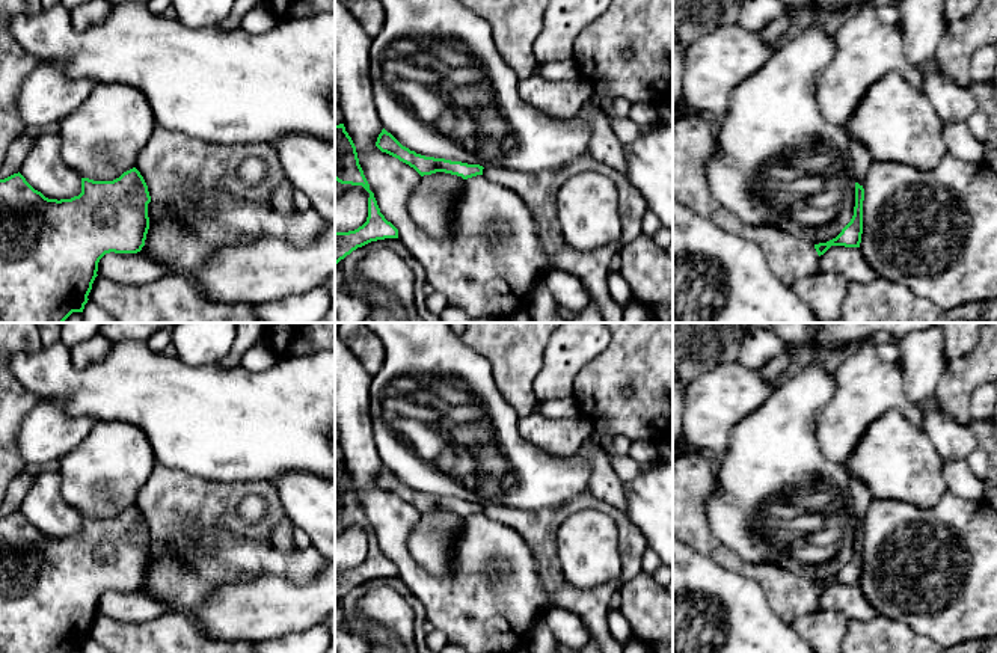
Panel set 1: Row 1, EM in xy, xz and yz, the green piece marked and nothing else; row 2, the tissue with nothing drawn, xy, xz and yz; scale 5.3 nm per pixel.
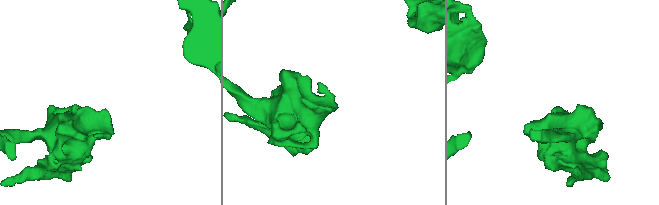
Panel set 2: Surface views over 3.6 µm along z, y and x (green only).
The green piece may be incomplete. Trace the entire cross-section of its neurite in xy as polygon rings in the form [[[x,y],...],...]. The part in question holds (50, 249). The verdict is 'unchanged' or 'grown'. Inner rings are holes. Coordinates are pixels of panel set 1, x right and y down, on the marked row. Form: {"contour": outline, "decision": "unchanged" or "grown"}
{"contour": [[[136,167],[113,181],[81,178],[81,193],[60,201],[45,198],[20,172],[0,179],[0,323],[63,323],[72,312],[83,312],[100,259],[110,252],[137,253],[145,246],[149,202]]], "decision": "unchanged"}

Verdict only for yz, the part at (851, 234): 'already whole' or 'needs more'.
already whole

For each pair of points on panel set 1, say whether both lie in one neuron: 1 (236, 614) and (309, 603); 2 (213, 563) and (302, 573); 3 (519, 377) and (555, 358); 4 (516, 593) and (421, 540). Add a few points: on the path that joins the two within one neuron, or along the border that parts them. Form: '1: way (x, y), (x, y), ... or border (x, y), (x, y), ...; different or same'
1: way (254, 613), (267, 608), (291, 608); same
2: way (236, 563), (279, 563); same
3: border (549, 338), (543, 365), (534, 380), (534, 400); different
4: border (463, 525), (456, 540), (456, 570), (435, 578); different

